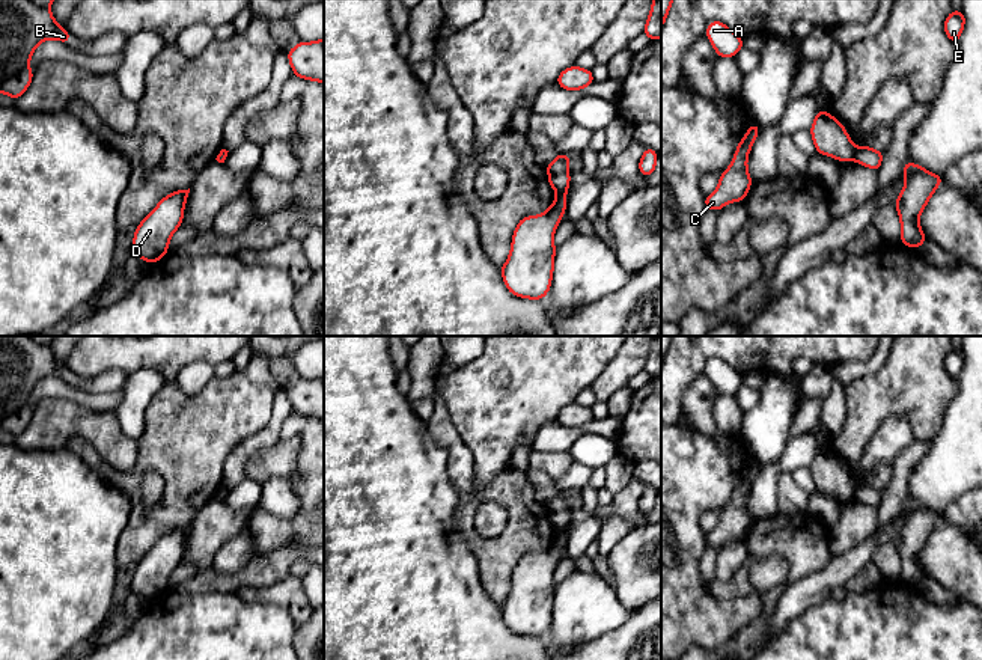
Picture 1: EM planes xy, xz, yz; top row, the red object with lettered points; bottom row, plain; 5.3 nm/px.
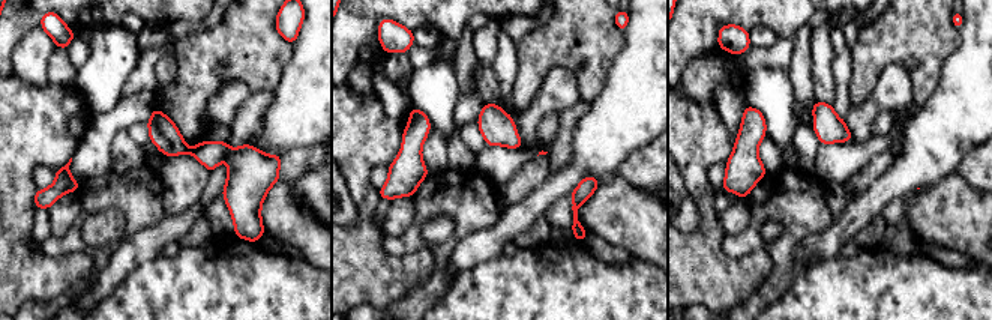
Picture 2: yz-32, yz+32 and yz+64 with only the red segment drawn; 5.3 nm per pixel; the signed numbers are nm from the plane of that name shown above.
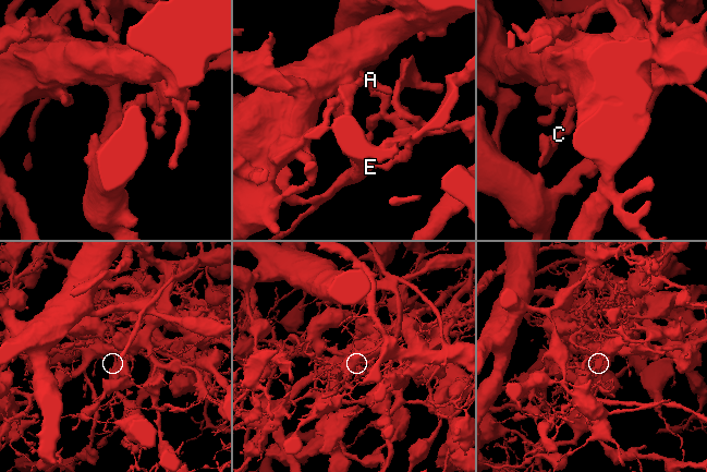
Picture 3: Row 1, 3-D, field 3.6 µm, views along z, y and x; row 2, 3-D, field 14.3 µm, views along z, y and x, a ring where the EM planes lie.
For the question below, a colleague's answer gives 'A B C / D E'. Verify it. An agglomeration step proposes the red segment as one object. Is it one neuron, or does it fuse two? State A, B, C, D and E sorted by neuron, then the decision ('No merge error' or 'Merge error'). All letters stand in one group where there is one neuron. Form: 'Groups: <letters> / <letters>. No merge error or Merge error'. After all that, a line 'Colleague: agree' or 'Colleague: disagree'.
Groups: A B C / D E. Merge error
Colleague: agree

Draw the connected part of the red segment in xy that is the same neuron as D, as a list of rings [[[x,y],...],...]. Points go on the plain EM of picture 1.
[[[190,526],[172,529],[143,556],[133,576],[133,594],[154,601],[169,591],[170,574],[182,562],[188,530]]]

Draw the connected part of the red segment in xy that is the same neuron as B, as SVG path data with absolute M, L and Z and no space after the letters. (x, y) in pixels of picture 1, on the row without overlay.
M0 336L0 429L14 437L32 420L29 399L35 386L47 377L71 378L50 350L54 338Z

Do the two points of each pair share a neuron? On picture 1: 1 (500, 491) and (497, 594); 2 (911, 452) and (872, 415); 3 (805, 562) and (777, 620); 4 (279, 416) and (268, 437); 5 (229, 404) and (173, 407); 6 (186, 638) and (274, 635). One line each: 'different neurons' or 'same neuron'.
1: same neuron
2: different neurons
3: different neurons
4: same neuron
5: same neuron
6: same neuron

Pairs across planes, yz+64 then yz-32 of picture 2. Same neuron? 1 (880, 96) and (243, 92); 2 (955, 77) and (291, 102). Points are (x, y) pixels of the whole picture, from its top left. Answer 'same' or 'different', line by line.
1: same
2: same

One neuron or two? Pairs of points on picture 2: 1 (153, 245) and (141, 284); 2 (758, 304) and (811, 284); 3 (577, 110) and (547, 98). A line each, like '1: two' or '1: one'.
1: two
2: two
3: two

